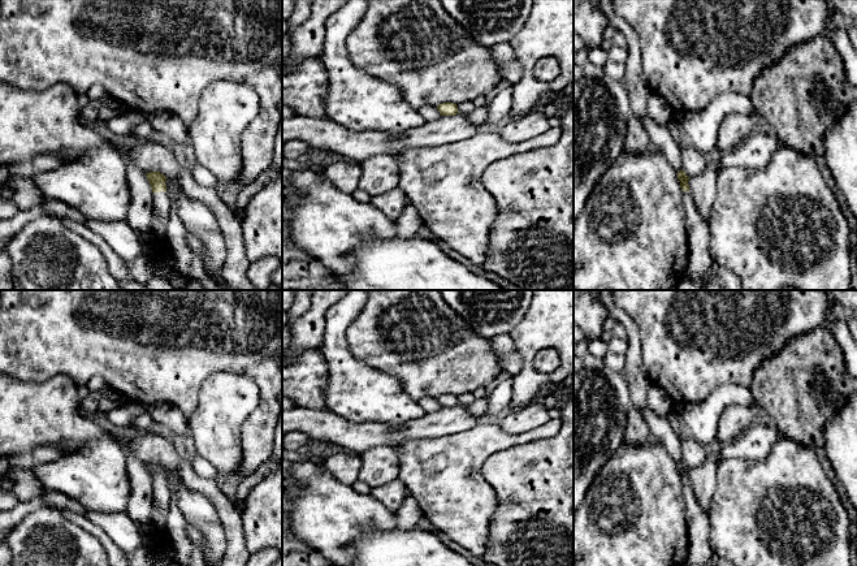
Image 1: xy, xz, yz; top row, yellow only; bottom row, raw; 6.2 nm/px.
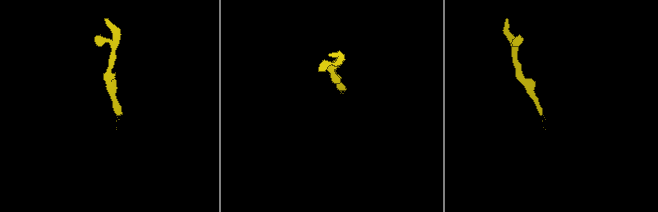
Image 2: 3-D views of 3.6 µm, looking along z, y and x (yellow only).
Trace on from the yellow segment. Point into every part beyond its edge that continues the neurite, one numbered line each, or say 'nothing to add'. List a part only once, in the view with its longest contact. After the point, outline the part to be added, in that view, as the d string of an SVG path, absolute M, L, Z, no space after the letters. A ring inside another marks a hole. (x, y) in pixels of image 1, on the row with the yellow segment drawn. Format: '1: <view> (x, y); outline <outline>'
1: xy (161, 204); outline M168 191L152 193L152 226L164 250L153 265L153 275L161 277L168 277L169 272L174 268L166 237L166 222L169 220L170 208L172 203Z

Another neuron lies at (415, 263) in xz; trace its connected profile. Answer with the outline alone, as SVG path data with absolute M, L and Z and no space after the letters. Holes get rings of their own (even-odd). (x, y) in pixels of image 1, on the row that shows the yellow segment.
M419 237L368 241L347 255L354 260L354 268L347 275L336 275L343 290L507 290L449 258L436 242Z

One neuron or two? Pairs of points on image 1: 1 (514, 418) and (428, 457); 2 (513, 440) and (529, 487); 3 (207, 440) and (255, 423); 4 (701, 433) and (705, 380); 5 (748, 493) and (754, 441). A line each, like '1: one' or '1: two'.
1: two
2: two
3: two
4: two
5: two

